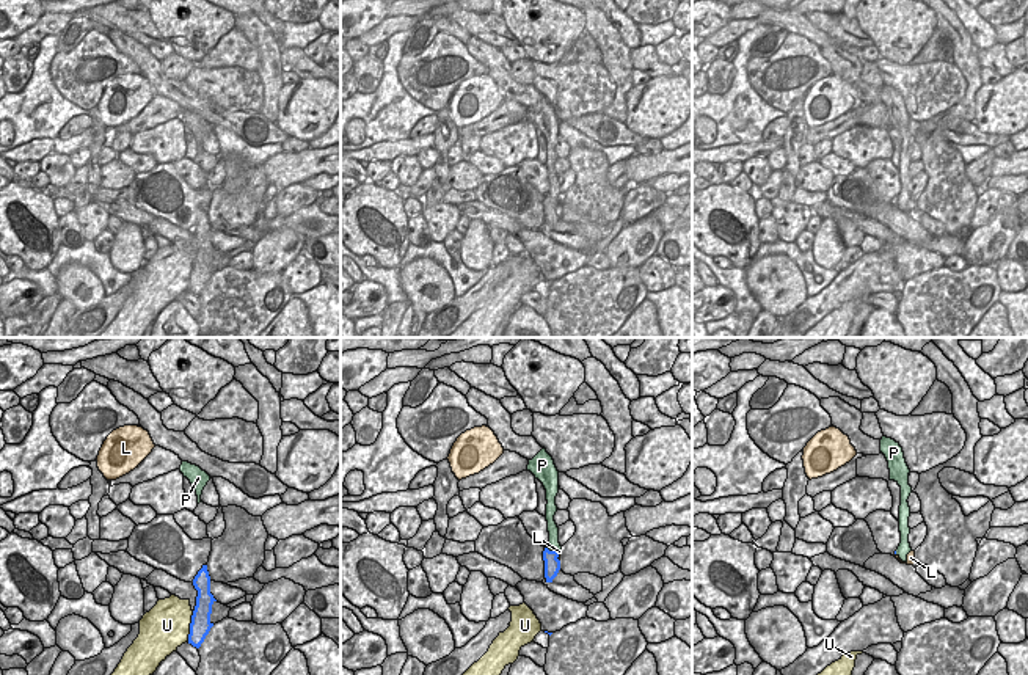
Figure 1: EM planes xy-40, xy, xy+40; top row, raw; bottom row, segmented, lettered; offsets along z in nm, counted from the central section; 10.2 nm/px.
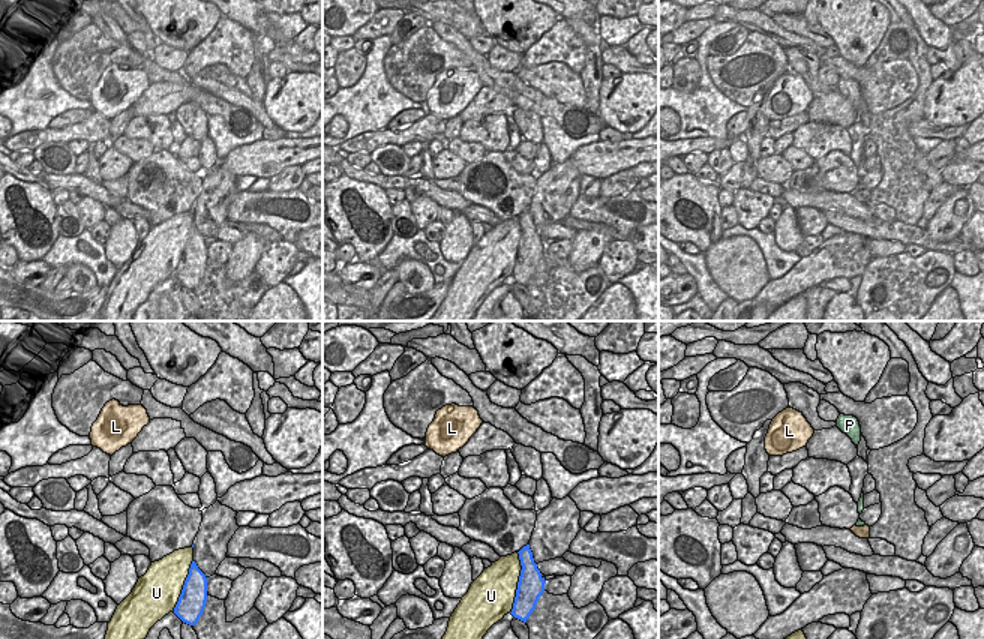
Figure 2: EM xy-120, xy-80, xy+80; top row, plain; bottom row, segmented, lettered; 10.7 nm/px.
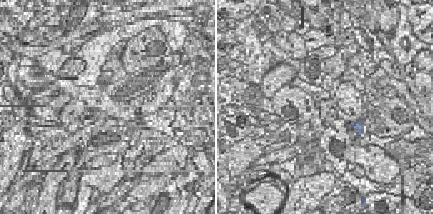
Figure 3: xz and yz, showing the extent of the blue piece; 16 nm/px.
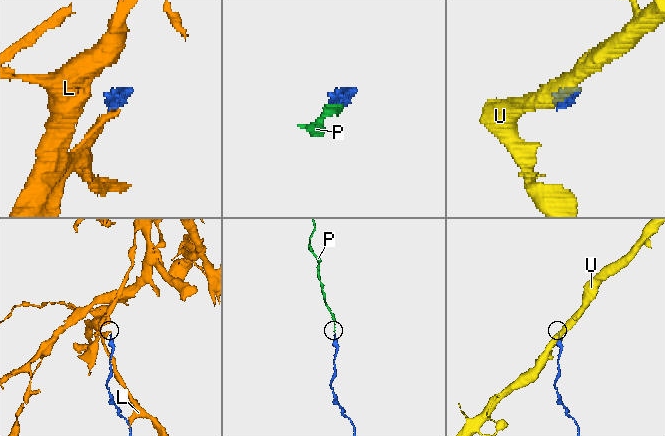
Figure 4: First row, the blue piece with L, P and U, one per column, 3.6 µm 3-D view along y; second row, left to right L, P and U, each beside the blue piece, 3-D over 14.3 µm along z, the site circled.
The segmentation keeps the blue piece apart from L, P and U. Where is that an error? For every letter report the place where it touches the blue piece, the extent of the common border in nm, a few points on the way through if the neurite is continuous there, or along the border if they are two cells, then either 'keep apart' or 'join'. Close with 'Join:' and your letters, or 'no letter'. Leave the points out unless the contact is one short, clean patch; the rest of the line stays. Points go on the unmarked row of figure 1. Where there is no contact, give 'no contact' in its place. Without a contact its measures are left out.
L: meets blue in xy at (557, 203); contact 70 nm long; border along xy (557, 200), (559, 204); keep apart
P: meets blue in xy at (551, 200); contact 150 nm long; runs through xy (551, 211), (551, 200), (553, 178); join
U: meets blue in xy-40 at (190, 273); contact 320 nm long; keep apart
Join: P

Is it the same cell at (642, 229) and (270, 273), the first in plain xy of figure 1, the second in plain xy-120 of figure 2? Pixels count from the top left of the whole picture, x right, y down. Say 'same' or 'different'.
different

